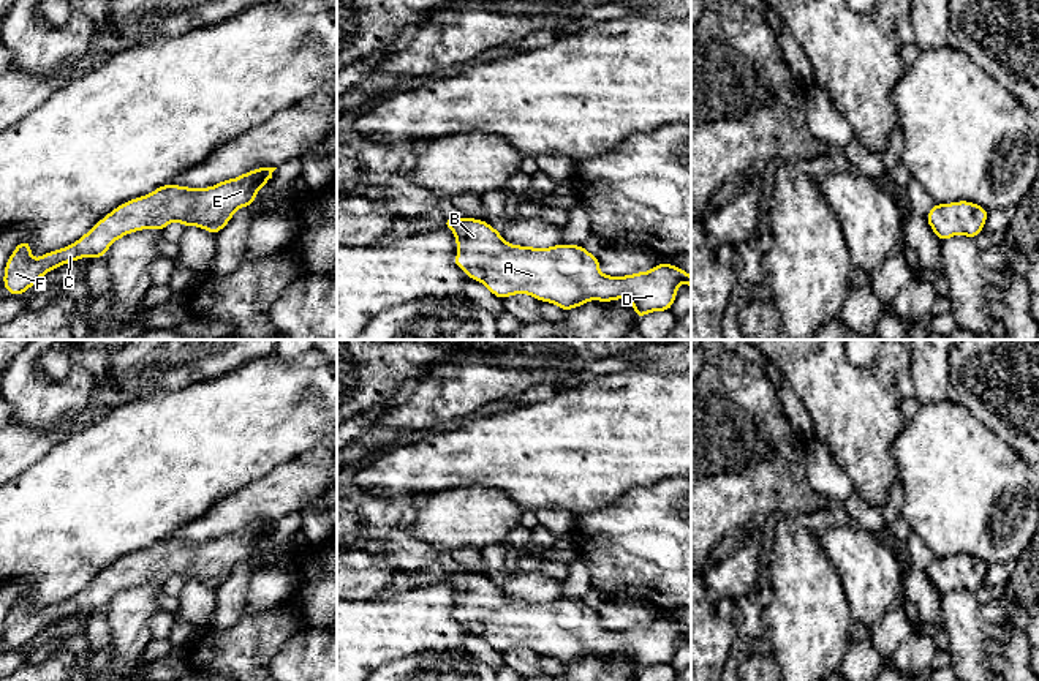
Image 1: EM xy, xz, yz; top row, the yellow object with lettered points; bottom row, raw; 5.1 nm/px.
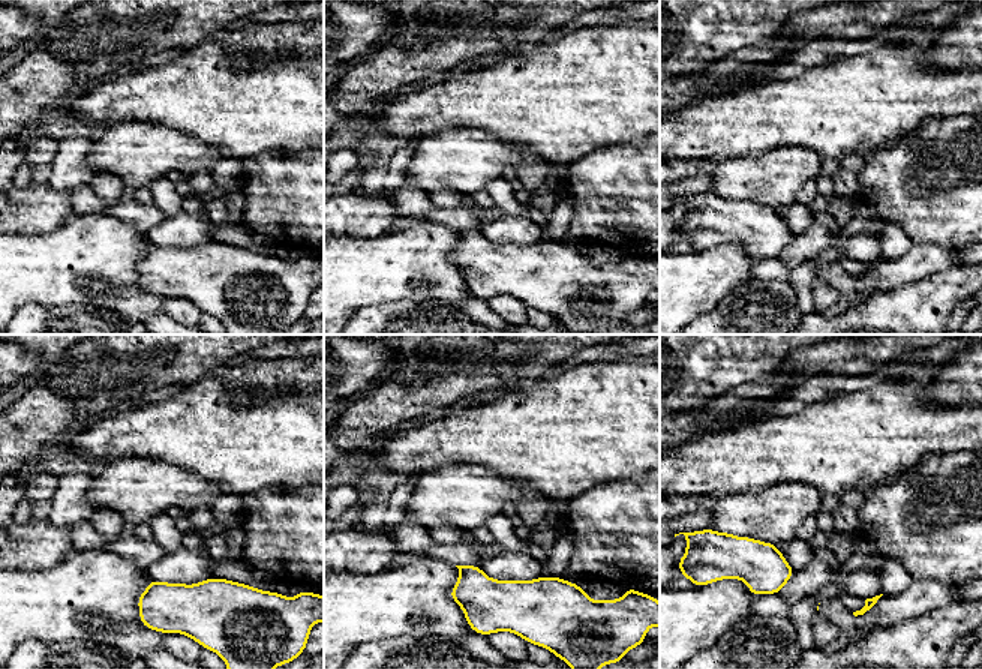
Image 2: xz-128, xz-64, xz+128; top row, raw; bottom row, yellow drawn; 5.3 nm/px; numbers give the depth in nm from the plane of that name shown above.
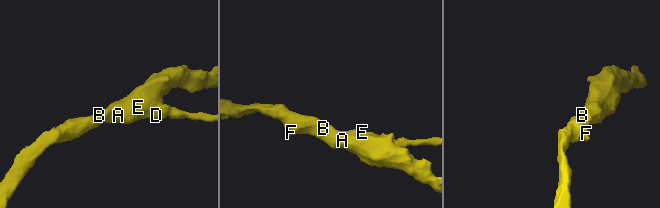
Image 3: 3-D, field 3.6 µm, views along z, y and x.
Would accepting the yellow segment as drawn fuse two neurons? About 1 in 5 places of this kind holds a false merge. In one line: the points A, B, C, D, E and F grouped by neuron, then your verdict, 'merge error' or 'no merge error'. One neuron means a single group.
groups A B C D E F; no merge error

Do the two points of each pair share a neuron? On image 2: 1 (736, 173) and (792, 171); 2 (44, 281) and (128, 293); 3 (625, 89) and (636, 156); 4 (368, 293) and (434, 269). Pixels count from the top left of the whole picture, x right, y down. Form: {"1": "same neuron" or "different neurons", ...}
{"1": "same neuron", "2": "same neuron", "3": "different neurons", "4": "same neuron"}

